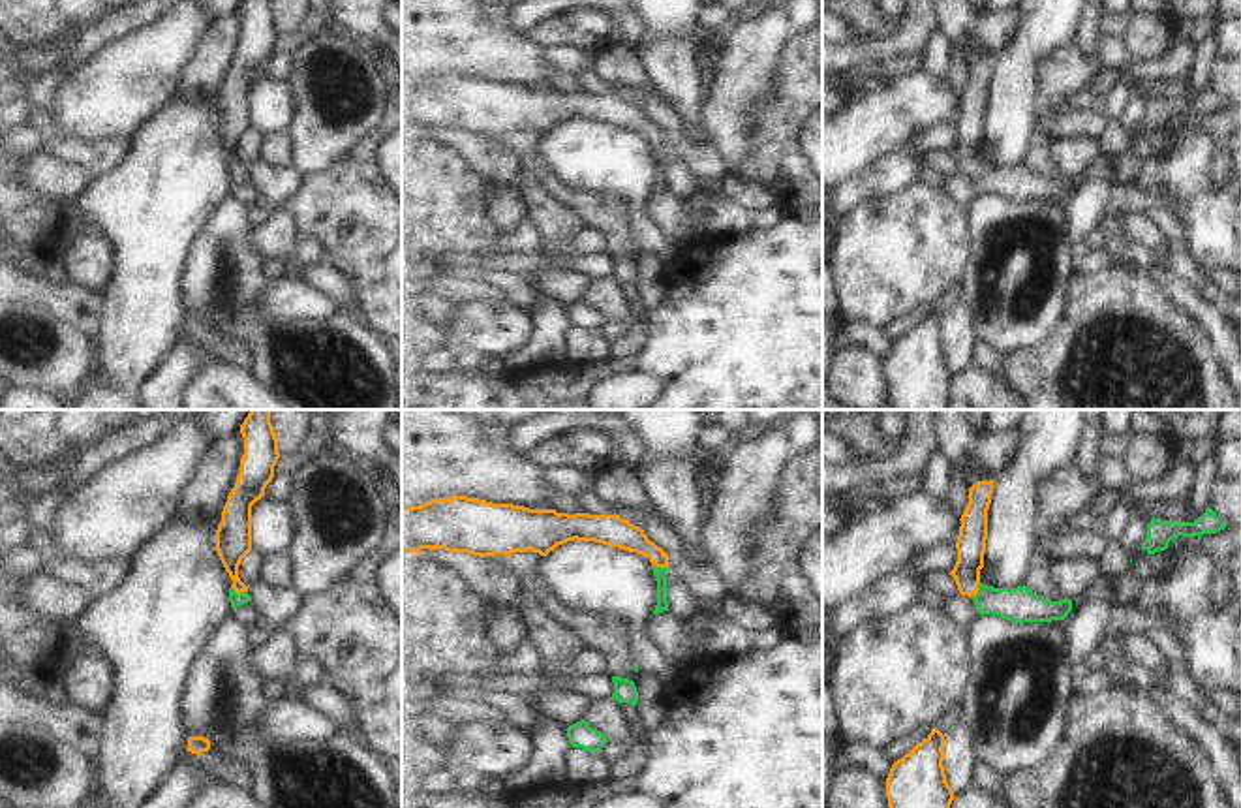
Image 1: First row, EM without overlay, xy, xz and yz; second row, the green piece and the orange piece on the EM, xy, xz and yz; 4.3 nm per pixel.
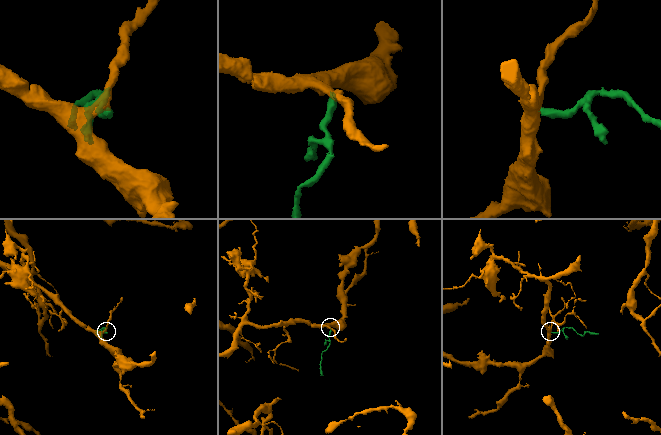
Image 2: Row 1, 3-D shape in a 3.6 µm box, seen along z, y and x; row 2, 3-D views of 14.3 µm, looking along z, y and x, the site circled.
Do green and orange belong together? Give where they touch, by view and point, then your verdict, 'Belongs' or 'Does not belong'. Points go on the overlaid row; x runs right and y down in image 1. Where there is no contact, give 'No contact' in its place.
Touches green at xy (239, 594). Belongs.

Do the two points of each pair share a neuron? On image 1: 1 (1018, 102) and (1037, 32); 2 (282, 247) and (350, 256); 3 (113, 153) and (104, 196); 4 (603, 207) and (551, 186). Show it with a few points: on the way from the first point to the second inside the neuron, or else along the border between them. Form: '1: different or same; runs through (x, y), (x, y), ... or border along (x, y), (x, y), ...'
1: same; runs through (1018, 85), (1018, 66), (1027, 49)
2: different; border along (284, 207), (303, 233)
3: different; border along (132, 141), (128, 156), (94, 181)
4: same; runs through (590, 205), (564, 192)

